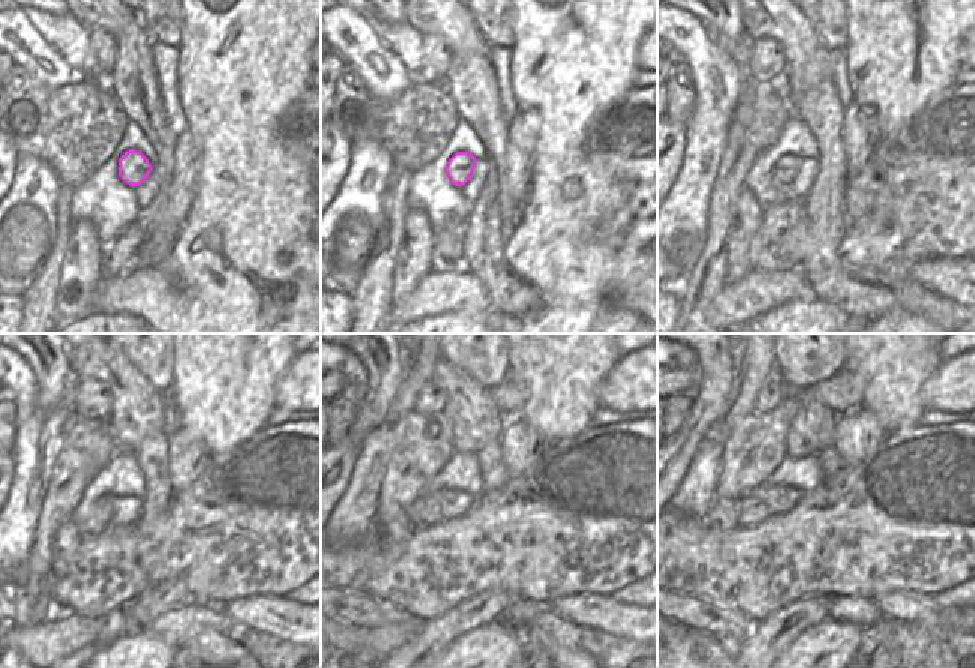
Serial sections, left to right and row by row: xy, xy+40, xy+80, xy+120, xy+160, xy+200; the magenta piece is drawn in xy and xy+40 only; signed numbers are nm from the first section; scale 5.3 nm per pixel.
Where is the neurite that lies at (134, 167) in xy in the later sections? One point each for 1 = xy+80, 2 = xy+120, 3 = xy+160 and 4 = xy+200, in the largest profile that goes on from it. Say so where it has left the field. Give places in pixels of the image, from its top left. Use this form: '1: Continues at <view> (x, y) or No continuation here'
1: Continues at xy+80 (786, 168)
2: Continues at xy+120 (102, 508)
3: Continues at xy+160 (425, 511)
4: Continues at xy+200 (749, 511)

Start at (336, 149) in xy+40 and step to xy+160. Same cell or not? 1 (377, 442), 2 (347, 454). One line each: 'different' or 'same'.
1: different
2: same

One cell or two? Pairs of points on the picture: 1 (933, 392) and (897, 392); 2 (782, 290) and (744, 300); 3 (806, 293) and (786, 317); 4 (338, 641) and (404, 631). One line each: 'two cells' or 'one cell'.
1: two cells
2: one cell
3: two cells
4: one cell

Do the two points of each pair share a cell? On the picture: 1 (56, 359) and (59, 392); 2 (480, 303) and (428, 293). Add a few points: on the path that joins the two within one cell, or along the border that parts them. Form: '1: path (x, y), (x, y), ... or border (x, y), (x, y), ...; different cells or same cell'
1: path (56, 367), (56, 385); same cell
2: path (467, 294), (441, 293); same cell

